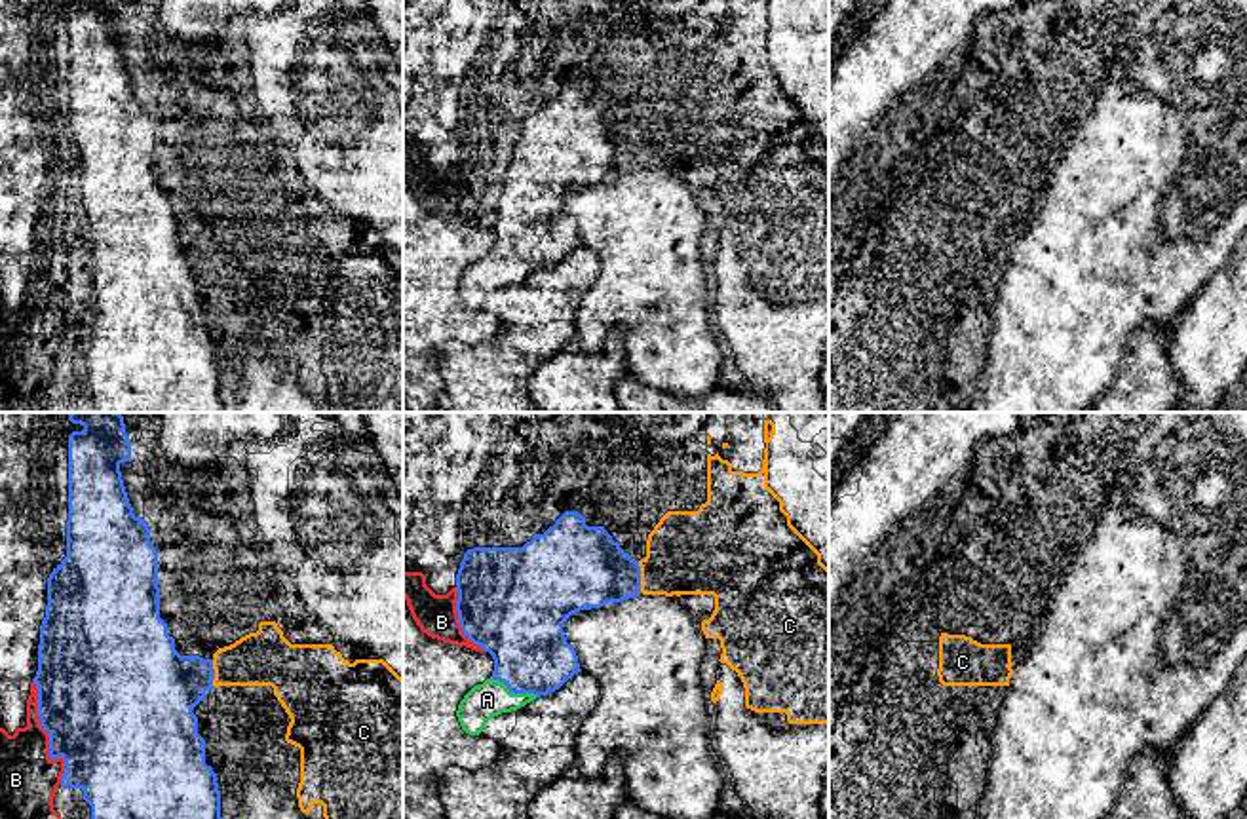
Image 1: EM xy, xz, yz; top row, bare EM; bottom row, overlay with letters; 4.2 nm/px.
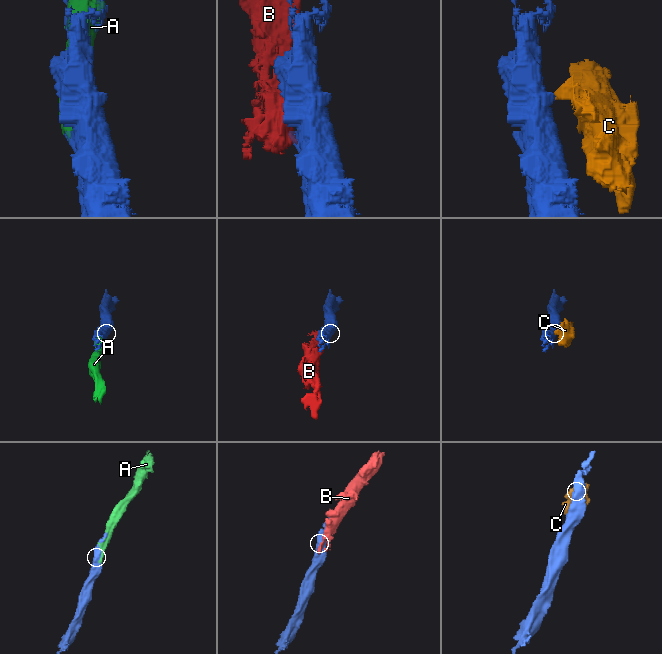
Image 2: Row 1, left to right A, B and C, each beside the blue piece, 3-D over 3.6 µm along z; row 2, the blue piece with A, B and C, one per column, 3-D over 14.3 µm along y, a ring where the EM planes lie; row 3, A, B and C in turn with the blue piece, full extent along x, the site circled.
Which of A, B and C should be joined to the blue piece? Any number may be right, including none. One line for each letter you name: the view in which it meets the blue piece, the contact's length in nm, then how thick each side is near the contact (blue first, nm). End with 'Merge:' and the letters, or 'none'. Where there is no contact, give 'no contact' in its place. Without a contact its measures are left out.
A: xz | 220 nm | 320/150 nm
Merge: A

